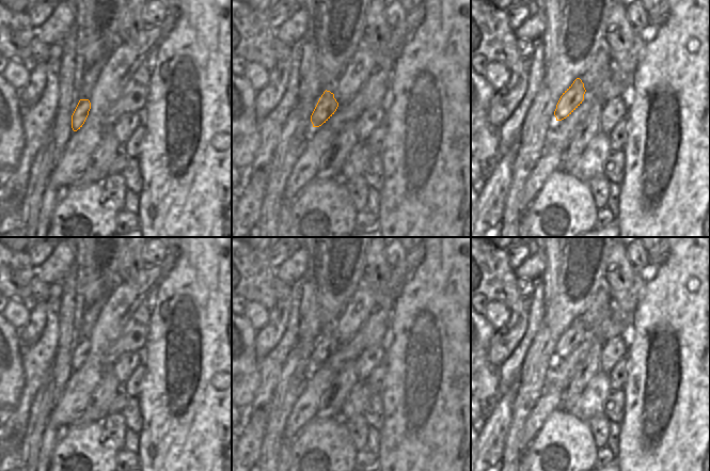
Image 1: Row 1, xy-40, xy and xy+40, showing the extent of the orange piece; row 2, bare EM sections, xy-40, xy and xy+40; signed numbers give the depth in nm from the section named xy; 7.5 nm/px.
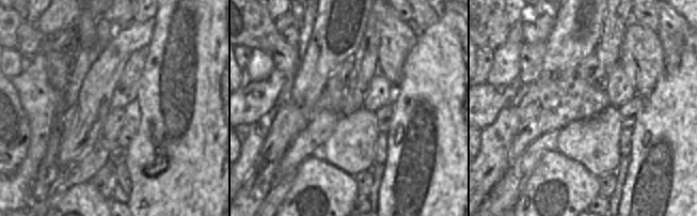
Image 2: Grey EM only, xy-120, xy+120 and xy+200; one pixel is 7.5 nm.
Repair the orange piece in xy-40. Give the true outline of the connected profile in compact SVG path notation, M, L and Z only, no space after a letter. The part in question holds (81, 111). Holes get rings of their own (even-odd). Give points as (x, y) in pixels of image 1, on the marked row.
M80 99L73 115L72 115L72 128L77 131L84 124L89 111L91 109L91 103L89 99Z

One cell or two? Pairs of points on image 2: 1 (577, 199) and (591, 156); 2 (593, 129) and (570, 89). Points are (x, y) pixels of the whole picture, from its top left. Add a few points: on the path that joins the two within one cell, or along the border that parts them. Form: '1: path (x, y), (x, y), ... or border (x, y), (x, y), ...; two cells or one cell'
1: border (566, 156), (577, 160), (598, 176); two cells
2: border (608, 105), (588, 118), (572, 120), (564, 127); two cells

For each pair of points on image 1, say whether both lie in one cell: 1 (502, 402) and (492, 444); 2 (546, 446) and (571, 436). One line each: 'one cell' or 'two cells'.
1: one cell
2: one cell

